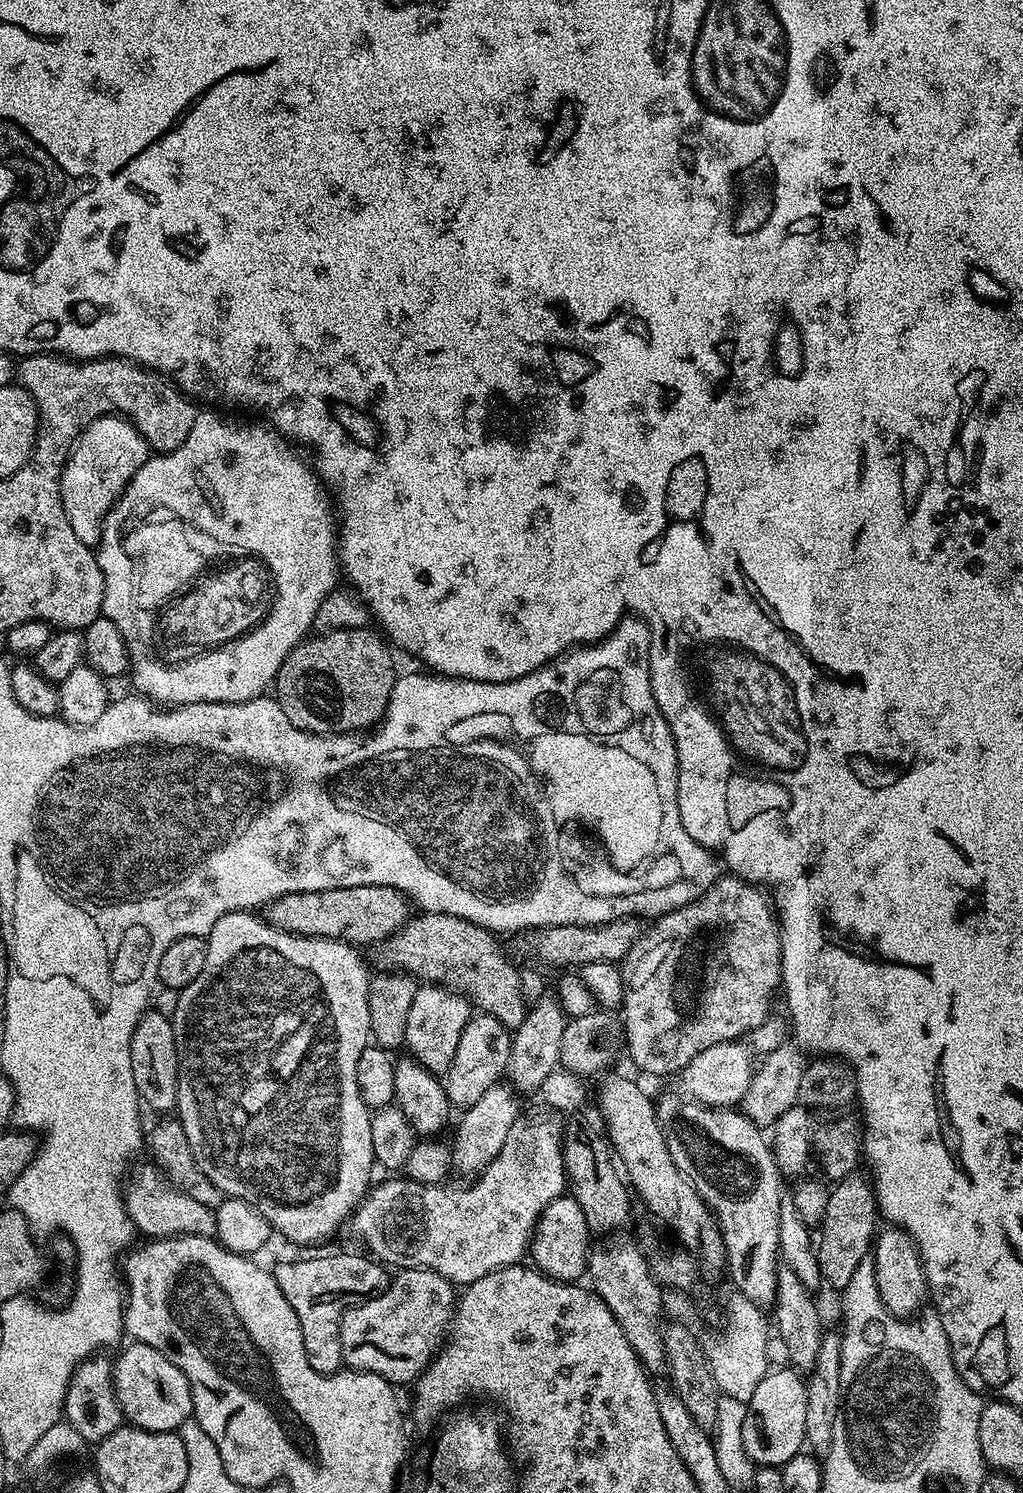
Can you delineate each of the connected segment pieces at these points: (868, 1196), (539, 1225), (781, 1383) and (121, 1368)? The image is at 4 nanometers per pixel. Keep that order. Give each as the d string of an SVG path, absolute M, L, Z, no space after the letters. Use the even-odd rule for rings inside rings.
M853 1174L839 1181L829 1191L826 1202L826 1214L818 1225L818 1251L816 1257L820 1263L820 1275L825 1285L842 1290L854 1278L854 1270L869 1255L878 1232L878 1209L876 1194L871 1183L860 1174Z
M561 1194L557 1200L550 1202L546 1210L538 1218L532 1234L530 1245L530 1260L539 1271L551 1280L576 1282L585 1275L588 1267L590 1251L590 1233L586 1214L582 1214L582 1206L570 1194Z
M785 1366L777 1370L769 1370L765 1377L755 1387L753 1396L747 1400L745 1421L742 1422L742 1446L749 1459L756 1466L775 1465L783 1466L801 1455L805 1447L806 1434L806 1394L808 1385L805 1377L797 1369Z
M135 1342L129 1343L129 1348L121 1354L120 1357L115 1357L112 1366L112 1381L114 1382L114 1390L116 1391L116 1397L118 1398L118 1406L122 1410L125 1421L133 1428L141 1428L142 1430L150 1430L151 1432L175 1432L179 1429L183 1420L189 1419L192 1416L192 1395L190 1394L190 1386L188 1385L188 1379L186 1374L178 1366L174 1366L174 1362L170 1362L170 1358L163 1356L158 1350L154 1350L154 1346L149 1344L138 1344Z

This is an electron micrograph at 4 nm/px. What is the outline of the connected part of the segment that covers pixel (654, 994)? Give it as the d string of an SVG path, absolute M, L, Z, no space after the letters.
M724 874L720 879L714 881L712 888L706 890L693 904L687 904L684 908L673 912L667 912L653 924L656 925L649 932L647 929L634 942L634 946L618 964L624 987L622 1023L627 1055L628 1052L632 1055L633 1062L642 1071L649 1072L652 1076L664 1076L667 1072L679 1073L695 1056L702 1054L702 1050L707 1050L709 1046L718 1046L727 1040L739 1041L743 1037L740 1036L743 1032L744 1035L750 1034L753 1029L762 1026L762 1022L768 1019L773 1011L772 999L775 996L777 999L782 988L780 983L780 922L773 897L763 887L750 884L748 881L740 879L739 876Z

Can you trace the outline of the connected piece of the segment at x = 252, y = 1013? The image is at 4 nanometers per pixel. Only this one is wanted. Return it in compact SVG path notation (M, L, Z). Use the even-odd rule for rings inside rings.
M245 910L225 912L222 918L218 918L206 937L208 949L202 974L198 974L190 986L179 989L178 1006L170 1018L180 1059L175 1111L180 1125L186 1130L186 1142L190 1142L190 1150L194 1150L198 1168L202 1174L206 1174L206 1178L210 1178L210 1182L214 1182L214 1186L218 1186L218 1190L224 1192L225 1197L241 1200L257 1208L269 1225L275 1231L277 1228L286 1239L296 1244L316 1244L319 1240L330 1239L343 1224L345 1227L346 1221L368 1195L373 1183L372 1168L376 1155L370 1142L372 1117L370 1109L358 1094L356 1081L358 1054L369 1047L372 1030L368 1005L370 971L360 957L359 947L347 944L344 940L296 936L268 923L263 915L255 915L258 915L255 911Z

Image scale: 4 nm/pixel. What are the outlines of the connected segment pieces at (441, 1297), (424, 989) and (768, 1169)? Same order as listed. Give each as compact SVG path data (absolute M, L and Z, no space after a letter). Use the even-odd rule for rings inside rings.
M405 1268L399 1273L400 1276L391 1281L386 1291L378 1294L372 1300L365 1300L363 1304L355 1304L353 1308L349 1308L340 1320L340 1341L342 1342L342 1358L344 1364L353 1372L369 1372L370 1374L378 1374L382 1378L386 1378L393 1386L401 1386L400 1384L411 1385L413 1381L419 1377L420 1373L428 1367L432 1357L439 1352L448 1334L449 1328L452 1326L452 1316L456 1312L456 1301L458 1299L457 1289L447 1280L442 1278L442 1274L438 1274L429 1268Z
M438 984L417 987L414 1006L410 1006L410 1015L406 1017L403 1047L407 1055L426 1066L426 1070L437 1074L447 1072L450 1062L454 1062L454 1050L458 1050L458 1038L462 1038L462 1030L466 1030L466 1022L473 1014L472 1005L459 992Z
M668 1092L661 1100L655 1101L658 1126L666 1138L670 1158L674 1158L674 1166L678 1166L680 1173L695 1186L698 1194L716 1214L716 1221L720 1224L720 1233L724 1239L726 1276L732 1279L731 1287L750 1298L759 1308L771 1309L776 1303L776 1274L780 1260L778 1222L782 1177L769 1137L760 1133L763 1132L761 1125L755 1124L743 1111L735 1107L710 1108L695 1098L677 1092Z

